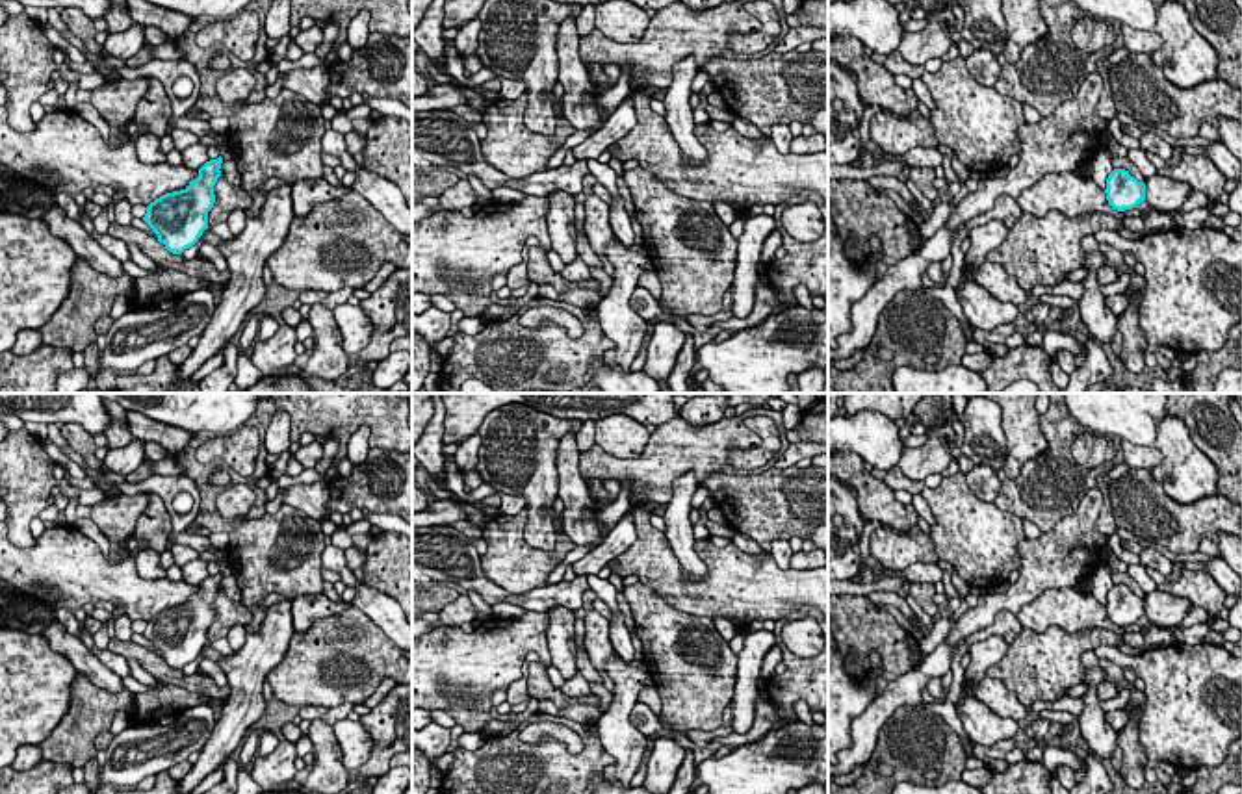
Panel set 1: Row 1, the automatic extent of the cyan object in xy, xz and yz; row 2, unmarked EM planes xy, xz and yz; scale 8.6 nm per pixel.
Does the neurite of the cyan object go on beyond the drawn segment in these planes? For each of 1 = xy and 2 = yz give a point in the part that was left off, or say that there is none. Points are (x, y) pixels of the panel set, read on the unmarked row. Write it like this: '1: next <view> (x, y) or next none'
1: next none
2: next none

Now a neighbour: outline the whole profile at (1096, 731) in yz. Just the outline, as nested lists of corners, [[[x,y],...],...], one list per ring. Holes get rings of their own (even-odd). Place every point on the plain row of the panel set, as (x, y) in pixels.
[[[1093,649],[1084,651],[1080,655],[1080,662],[1084,666],[1082,683],[1088,685],[1088,690],[1082,694],[1084,711],[1077,718],[1080,725],[1080,736],[1092,753],[1110,761],[1118,749],[1118,733],[1108,725],[1106,712],[1101,709],[1101,699],[1097,698],[1097,685],[1103,683],[1106,675]]]

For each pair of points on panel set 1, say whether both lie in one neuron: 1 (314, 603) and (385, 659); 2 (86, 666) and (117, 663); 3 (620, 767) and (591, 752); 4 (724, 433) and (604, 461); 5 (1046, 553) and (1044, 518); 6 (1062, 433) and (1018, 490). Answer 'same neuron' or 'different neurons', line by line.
1: different neurons
2: different neurons
3: different neurons
4: same neuron
5: different neurons
6: same neuron

